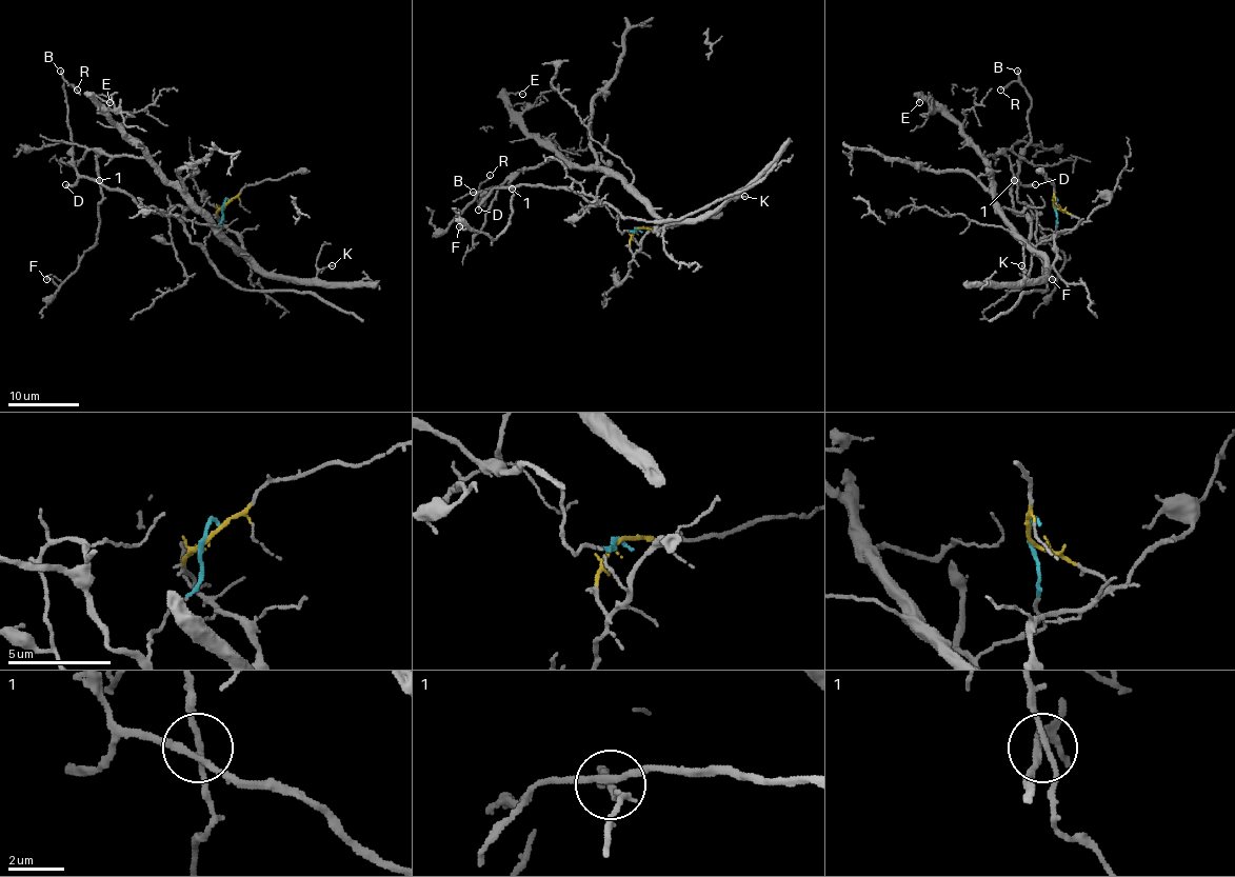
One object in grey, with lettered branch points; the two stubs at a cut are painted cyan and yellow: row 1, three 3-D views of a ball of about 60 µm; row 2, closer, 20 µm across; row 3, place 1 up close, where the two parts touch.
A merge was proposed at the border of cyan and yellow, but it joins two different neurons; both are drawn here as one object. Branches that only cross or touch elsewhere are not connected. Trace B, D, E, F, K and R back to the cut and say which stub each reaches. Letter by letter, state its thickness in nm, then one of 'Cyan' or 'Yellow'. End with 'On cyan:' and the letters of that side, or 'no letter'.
B: Thickness 180 nm. Cyan
D: Thickness 180 nm. Cyan
E: Thickness 110 nm. Yellow
F: Thickness 140 nm. Yellow
K: Thickness 70 nm. Yellow
R: Thickness 130 nm. Cyan
On cyan: B, D, R

